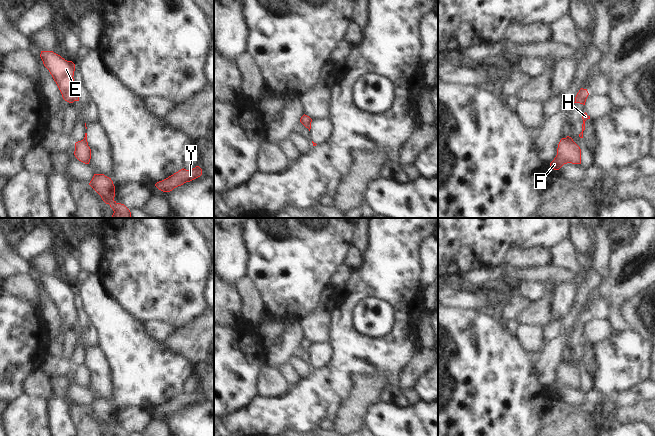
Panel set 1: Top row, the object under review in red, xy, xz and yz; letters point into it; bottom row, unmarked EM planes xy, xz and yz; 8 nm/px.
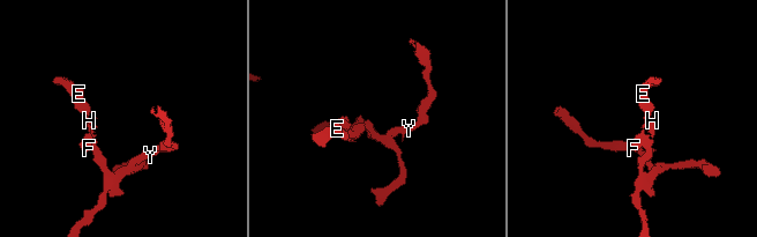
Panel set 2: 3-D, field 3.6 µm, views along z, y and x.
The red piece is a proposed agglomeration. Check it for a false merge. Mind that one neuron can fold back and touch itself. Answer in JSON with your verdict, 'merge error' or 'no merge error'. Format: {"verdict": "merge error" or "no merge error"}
{"verdict": "merge error"}

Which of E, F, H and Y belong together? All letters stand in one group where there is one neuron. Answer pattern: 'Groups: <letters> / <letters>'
Groups: E H / F Y

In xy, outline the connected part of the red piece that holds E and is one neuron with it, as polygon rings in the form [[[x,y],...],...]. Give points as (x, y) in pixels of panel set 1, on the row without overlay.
[[[41,275],[40,281],[49,294],[65,325],[79,325],[78,315],[74,306],[75,288],[67,285],[53,275]]]

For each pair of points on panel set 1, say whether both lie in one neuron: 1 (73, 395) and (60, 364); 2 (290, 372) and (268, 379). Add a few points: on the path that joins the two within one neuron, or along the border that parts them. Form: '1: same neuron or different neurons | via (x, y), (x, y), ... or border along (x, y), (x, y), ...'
1: different neurons | border along (74, 366), (66, 376)
2: different neurons | border along (280, 368), (282, 373), (294, 385)

